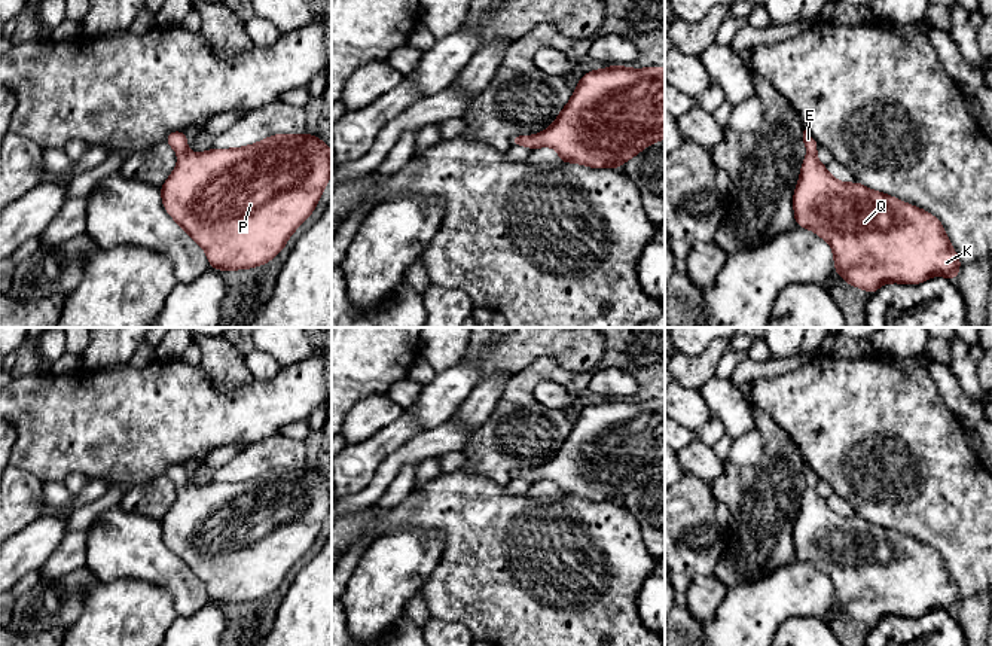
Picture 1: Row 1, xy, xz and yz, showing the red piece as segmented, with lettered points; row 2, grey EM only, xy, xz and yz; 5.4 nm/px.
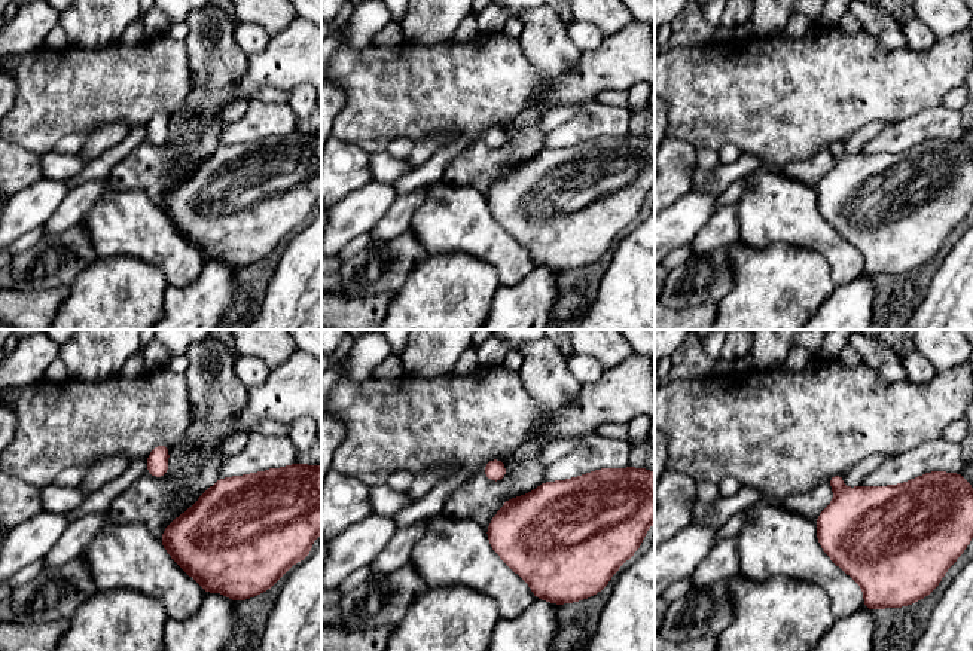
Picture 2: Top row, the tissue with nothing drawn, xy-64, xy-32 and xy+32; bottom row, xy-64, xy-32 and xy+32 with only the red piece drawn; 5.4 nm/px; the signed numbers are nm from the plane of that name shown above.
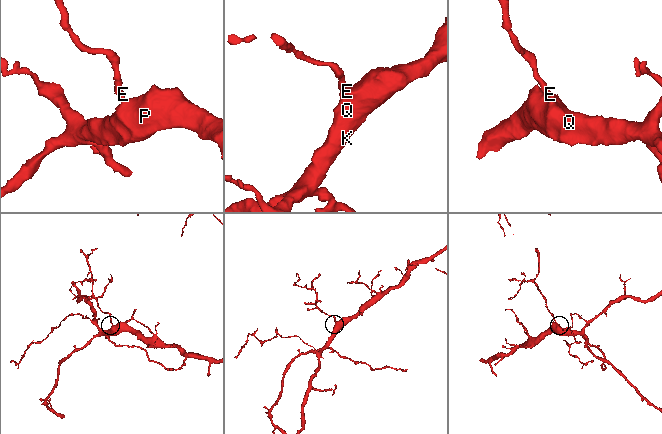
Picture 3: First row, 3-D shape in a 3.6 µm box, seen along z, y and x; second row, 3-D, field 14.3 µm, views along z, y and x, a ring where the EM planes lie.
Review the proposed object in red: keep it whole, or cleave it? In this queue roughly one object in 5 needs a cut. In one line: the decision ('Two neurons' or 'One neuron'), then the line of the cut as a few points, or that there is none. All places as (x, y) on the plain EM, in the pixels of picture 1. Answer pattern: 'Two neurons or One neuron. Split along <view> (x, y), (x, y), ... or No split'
One neuron. No split

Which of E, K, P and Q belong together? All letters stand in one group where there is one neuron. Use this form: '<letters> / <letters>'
E K P Q

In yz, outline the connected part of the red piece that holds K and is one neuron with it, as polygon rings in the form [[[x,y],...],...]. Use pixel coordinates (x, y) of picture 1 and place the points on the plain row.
[[[806,463],[803,476],[808,488],[794,522],[794,552],[831,579],[834,604],[848,618],[873,628],[885,616],[919,618],[934,609],[955,615],[961,603],[959,588],[935,549],[858,515],[836,514],[817,493],[818,476]]]

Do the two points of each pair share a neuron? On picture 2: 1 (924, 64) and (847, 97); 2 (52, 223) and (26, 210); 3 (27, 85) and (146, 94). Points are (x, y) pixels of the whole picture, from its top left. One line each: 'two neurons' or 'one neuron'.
1: one neuron
2: two neurons
3: one neuron

